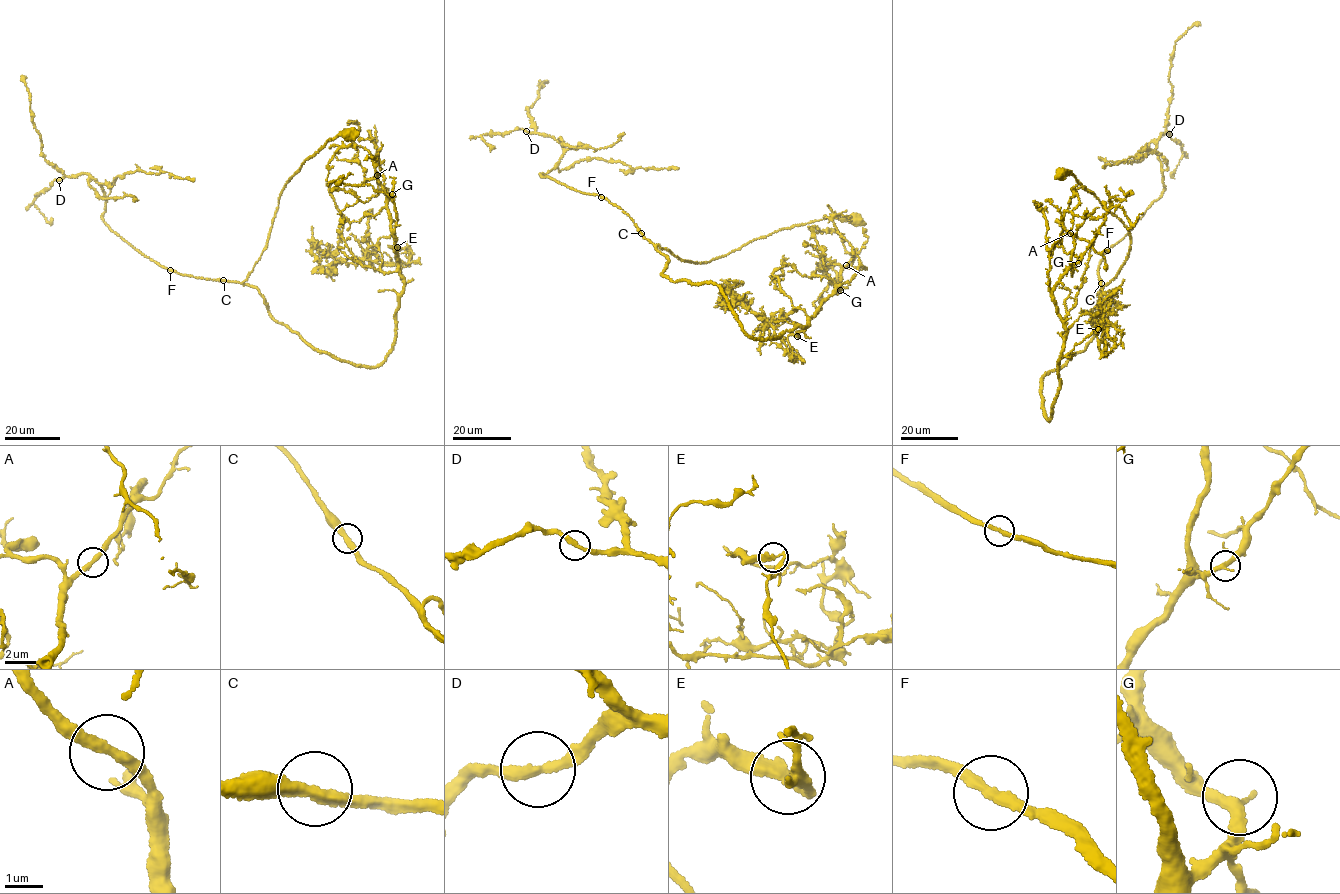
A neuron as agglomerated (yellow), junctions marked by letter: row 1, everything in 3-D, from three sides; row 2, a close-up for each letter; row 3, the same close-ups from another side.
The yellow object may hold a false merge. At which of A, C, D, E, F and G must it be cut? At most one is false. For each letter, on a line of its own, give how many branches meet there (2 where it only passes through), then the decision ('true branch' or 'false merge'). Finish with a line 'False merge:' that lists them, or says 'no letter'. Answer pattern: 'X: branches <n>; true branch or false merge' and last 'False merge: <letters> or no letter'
A: branches 2; true branch
C: branches 2; true branch
D: branches 2; true branch
E: branches 2; false merge
F: branches 2; true branch
G: branches 2; true branch
False merge: E

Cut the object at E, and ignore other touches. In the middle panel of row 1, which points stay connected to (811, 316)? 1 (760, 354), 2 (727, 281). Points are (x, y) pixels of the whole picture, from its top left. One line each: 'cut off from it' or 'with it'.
1: cut off from it
2: cut off from it

